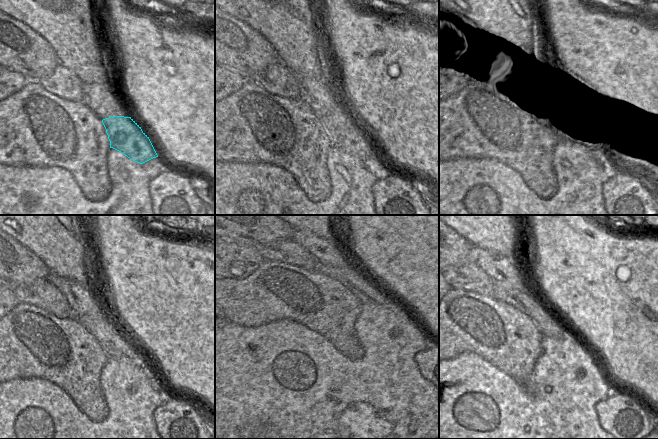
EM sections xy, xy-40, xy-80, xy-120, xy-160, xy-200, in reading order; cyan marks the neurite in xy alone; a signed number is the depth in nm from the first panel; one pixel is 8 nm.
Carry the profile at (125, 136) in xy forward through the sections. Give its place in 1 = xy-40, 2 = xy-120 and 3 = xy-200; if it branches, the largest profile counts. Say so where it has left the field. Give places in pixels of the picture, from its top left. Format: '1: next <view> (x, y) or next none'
1: next xy-40 (344, 132)
2: next xy-120 (114, 344)
3: next xy-200 (547, 325)

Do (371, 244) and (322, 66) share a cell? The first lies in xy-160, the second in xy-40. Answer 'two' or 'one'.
two

